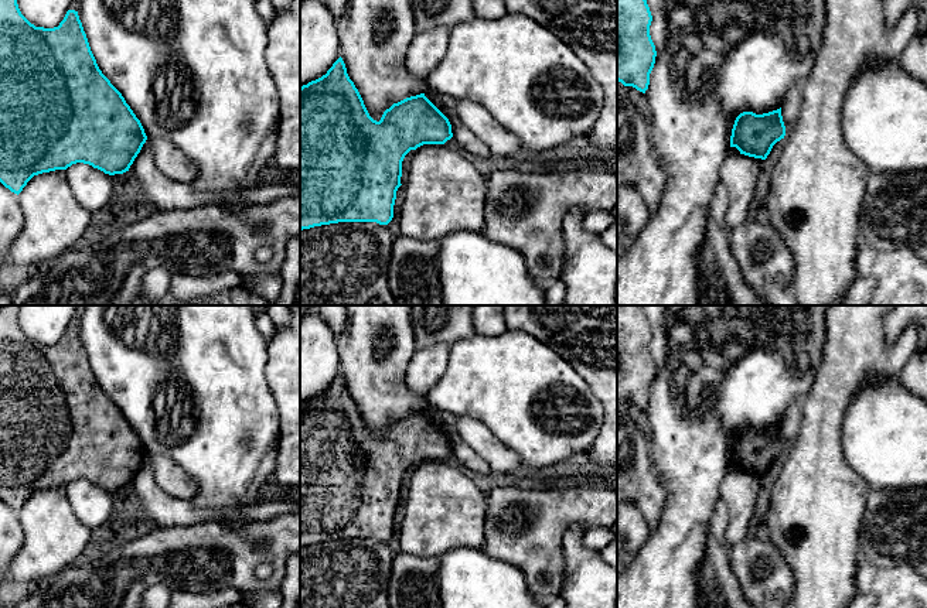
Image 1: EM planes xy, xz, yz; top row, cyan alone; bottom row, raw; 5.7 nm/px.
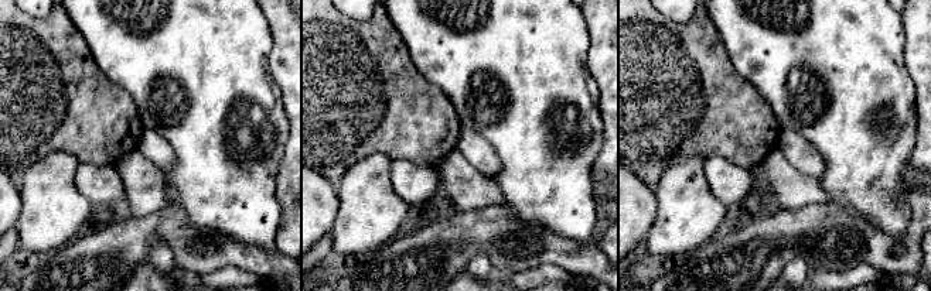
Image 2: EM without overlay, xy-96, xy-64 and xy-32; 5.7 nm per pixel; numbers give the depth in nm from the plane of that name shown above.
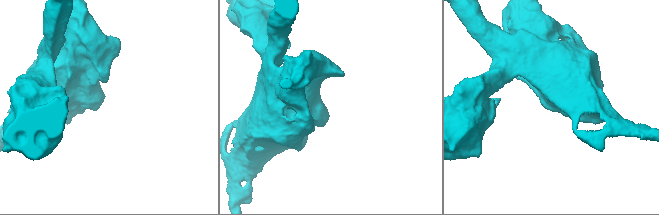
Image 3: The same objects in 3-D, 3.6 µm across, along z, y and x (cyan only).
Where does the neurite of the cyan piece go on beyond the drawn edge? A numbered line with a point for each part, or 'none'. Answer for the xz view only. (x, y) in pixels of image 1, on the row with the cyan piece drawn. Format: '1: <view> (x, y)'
none

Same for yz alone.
none

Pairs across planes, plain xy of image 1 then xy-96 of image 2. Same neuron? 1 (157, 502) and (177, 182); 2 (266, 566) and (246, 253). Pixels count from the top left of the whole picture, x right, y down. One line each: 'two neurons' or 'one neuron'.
1: two neurons
2: one neuron

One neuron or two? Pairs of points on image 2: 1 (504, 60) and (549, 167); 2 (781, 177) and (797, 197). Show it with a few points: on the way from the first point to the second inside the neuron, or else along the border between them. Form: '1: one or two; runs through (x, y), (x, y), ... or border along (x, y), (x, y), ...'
1: one; runs through (525, 86), (539, 109), (548, 132), (548, 140)
2: one; runs through (784, 181), (795, 192)

